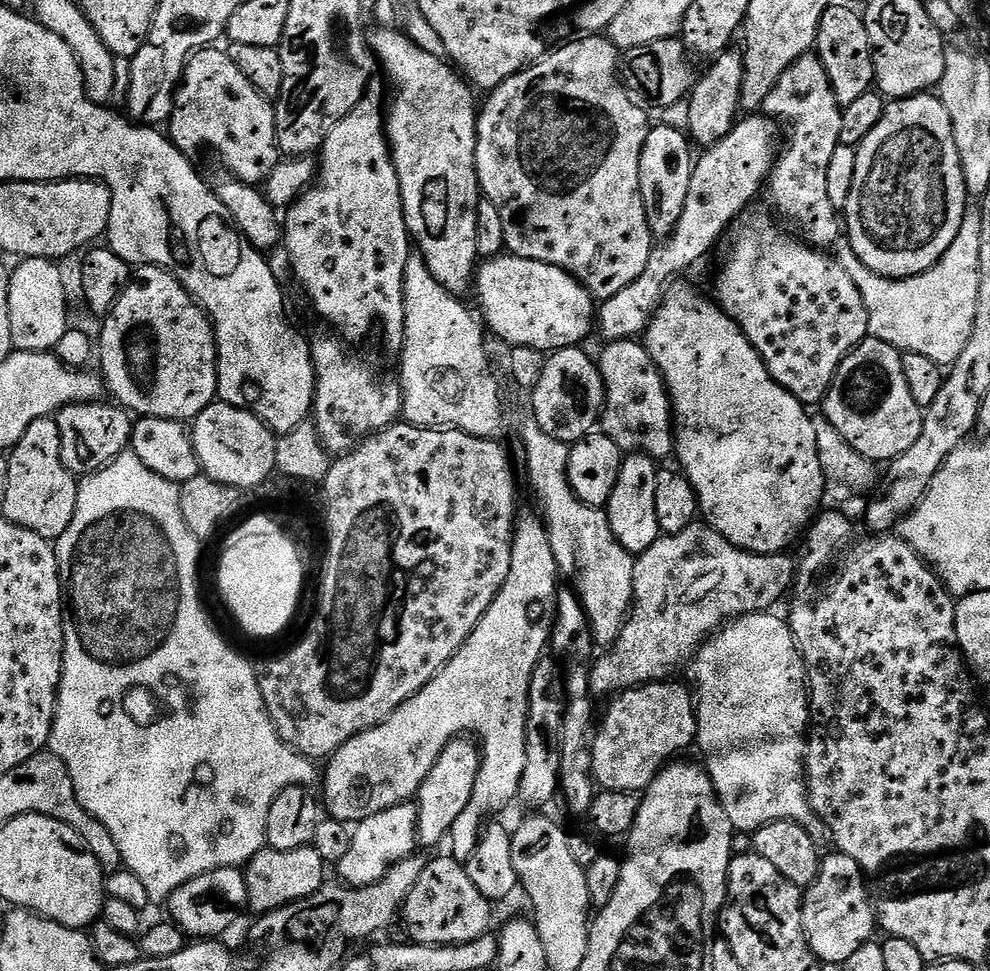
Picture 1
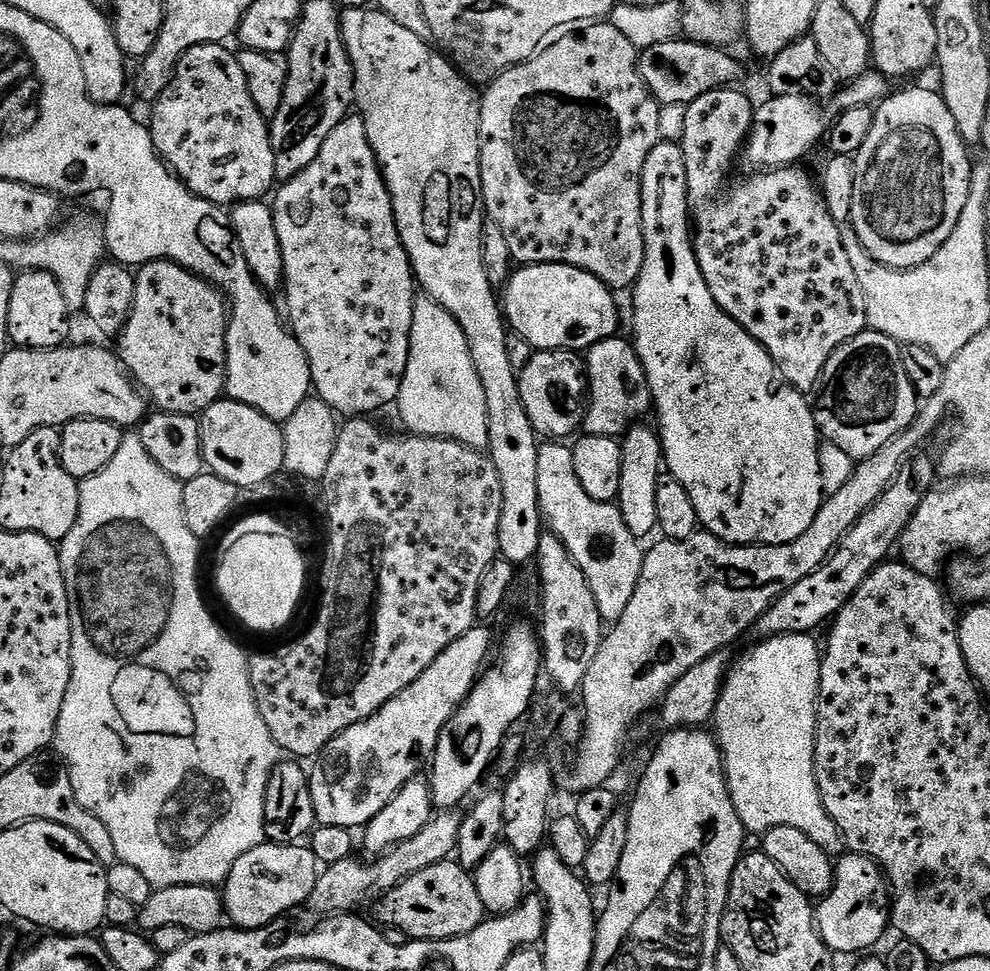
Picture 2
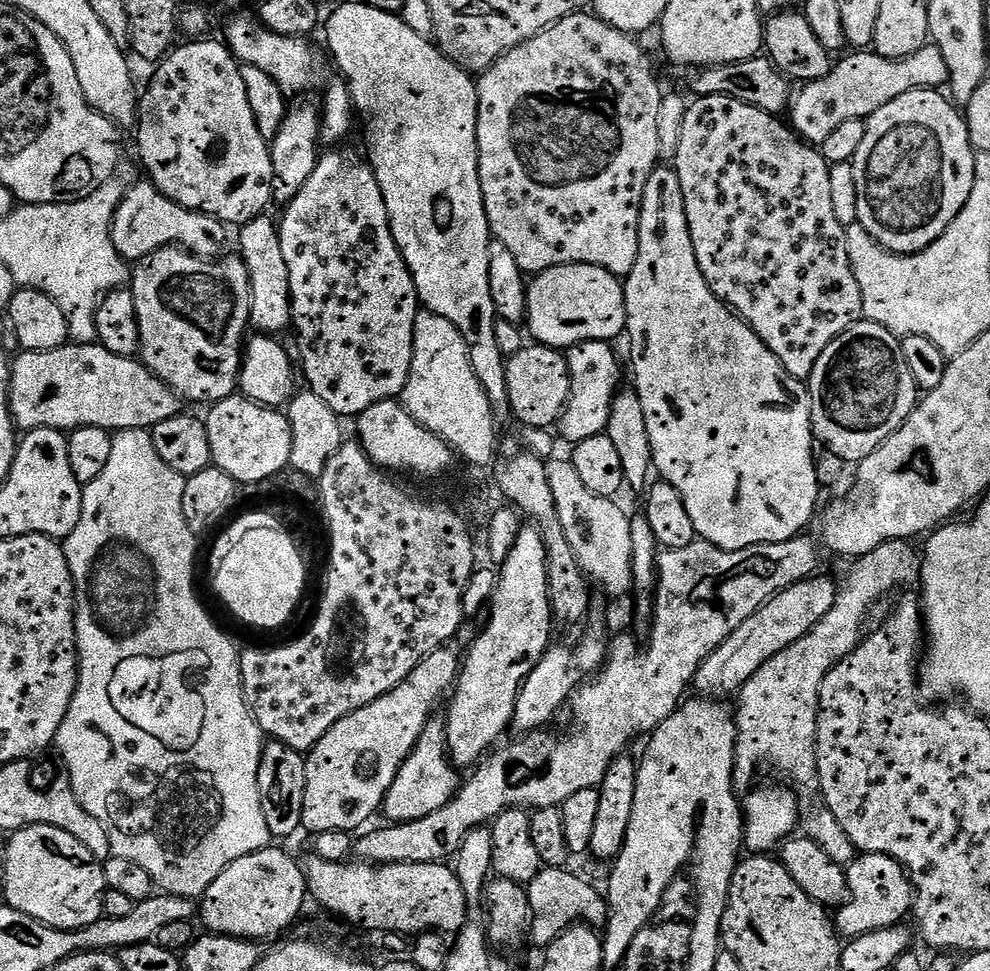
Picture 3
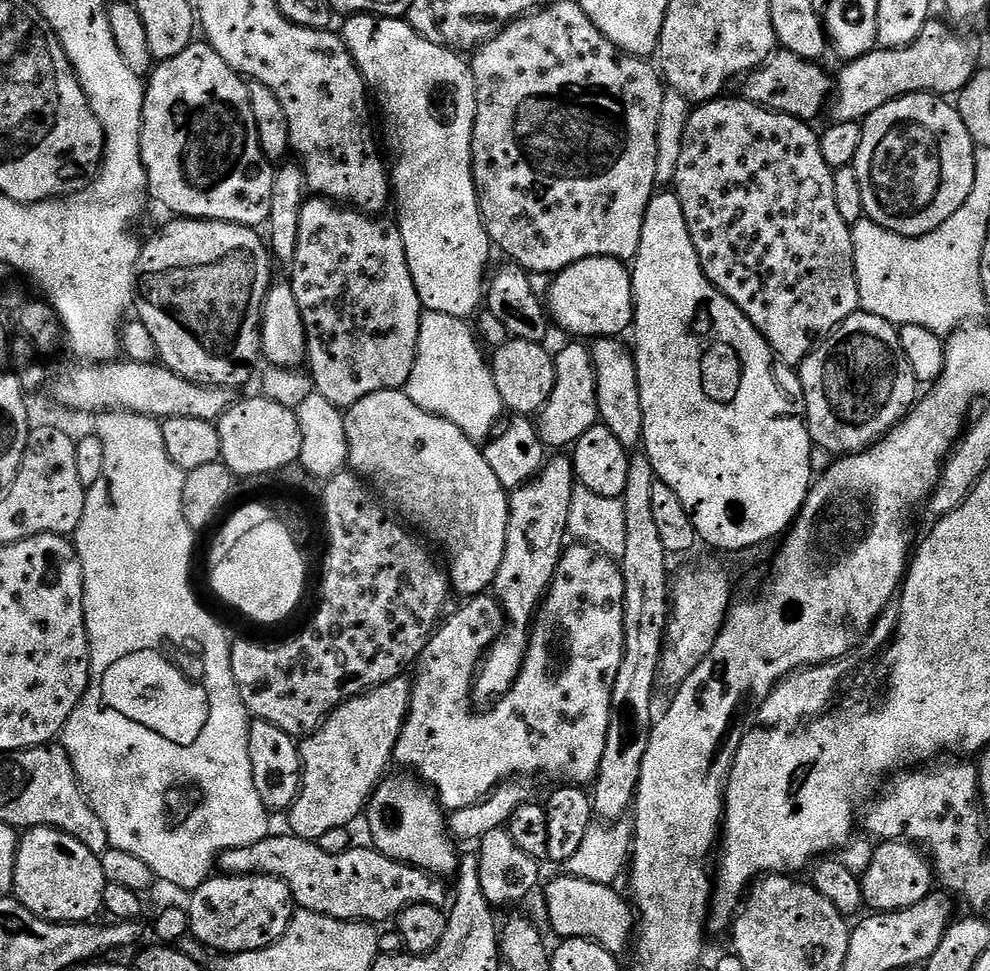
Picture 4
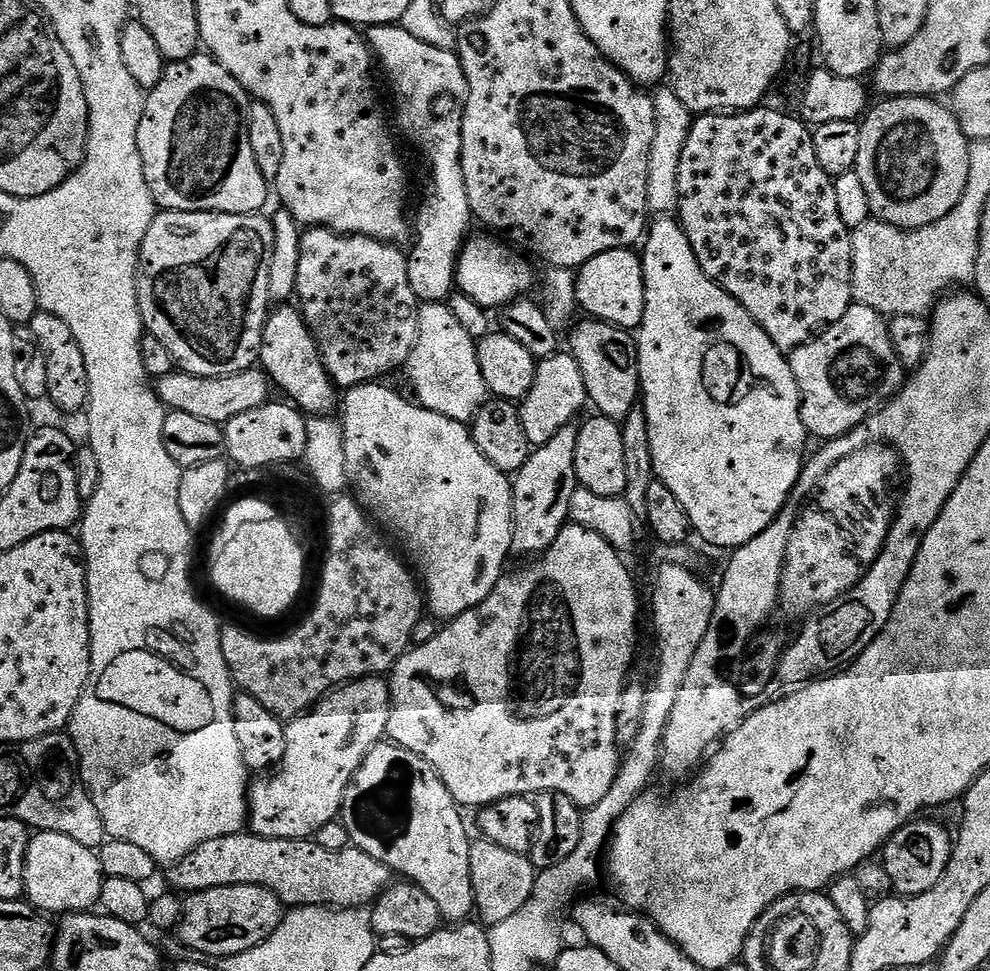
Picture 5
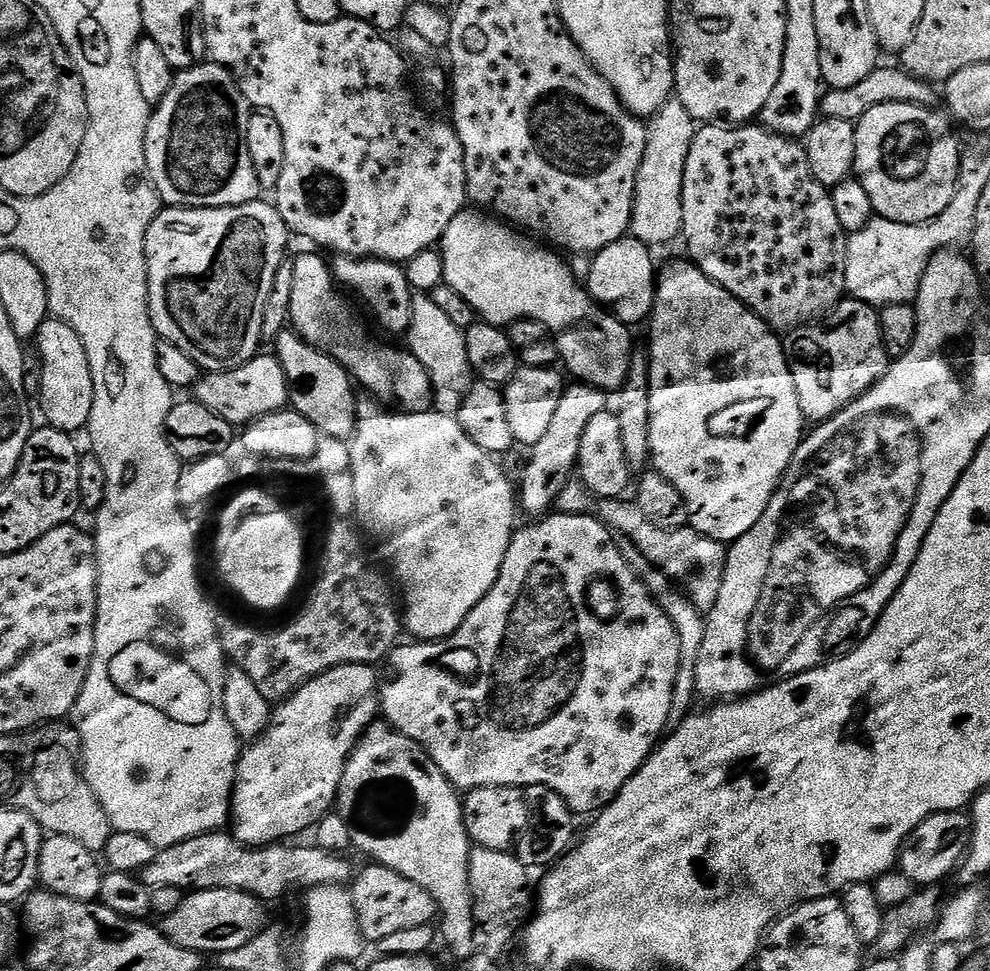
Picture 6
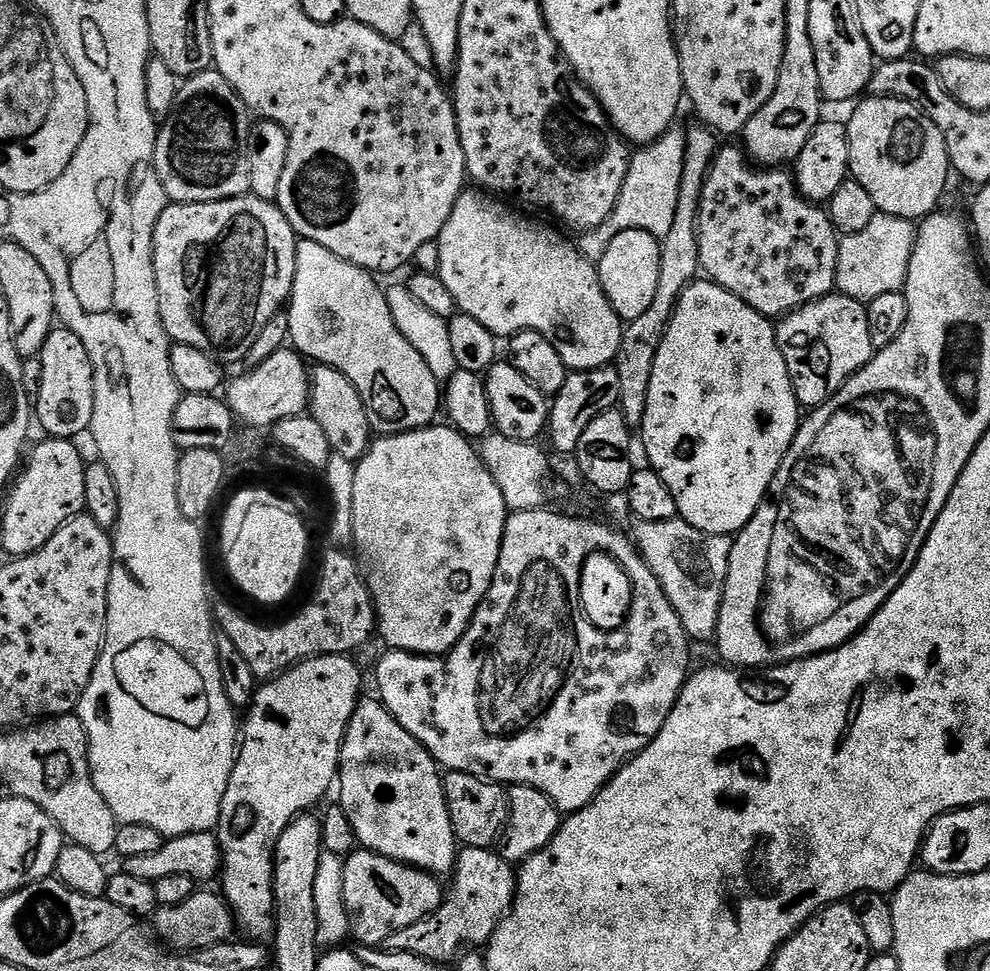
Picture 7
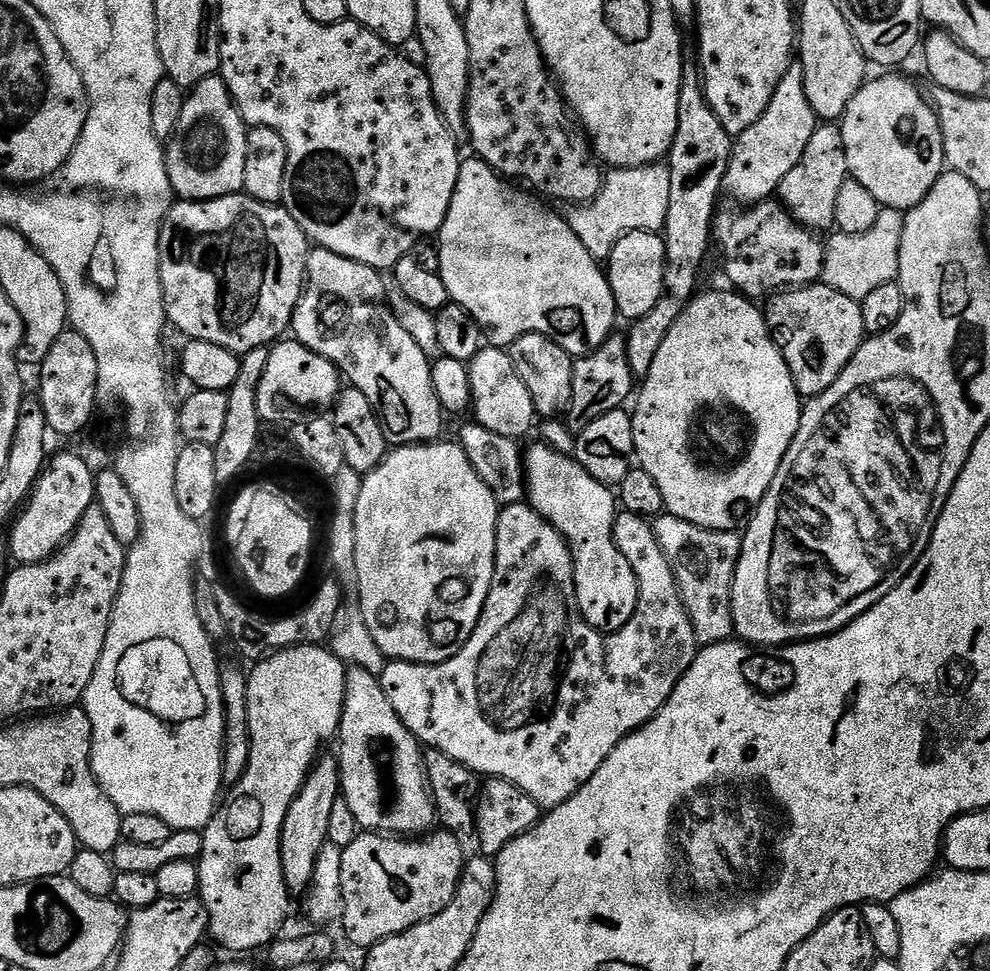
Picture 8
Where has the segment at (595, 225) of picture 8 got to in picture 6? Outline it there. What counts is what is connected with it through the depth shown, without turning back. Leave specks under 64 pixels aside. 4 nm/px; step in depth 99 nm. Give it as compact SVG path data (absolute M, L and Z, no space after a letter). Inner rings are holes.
M670 99L647 123L646 151L638 170L635 206L632 211L631 237L648 247L658 248L676 239L683 231L682 178L690 143L696 137L697 123L680 100Z

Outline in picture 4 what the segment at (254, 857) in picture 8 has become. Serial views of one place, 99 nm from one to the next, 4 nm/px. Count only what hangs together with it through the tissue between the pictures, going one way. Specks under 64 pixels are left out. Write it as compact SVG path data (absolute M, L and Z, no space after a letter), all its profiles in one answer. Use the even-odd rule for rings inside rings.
M407 675L394 678L382 686L371 688L361 696L355 696L352 700L337 706L320 727L299 745L302 779L300 792L287 813L288 820L292 823L291 835L319 842L322 834L326 834L326 830L348 828L351 820L359 812L361 815L365 811L372 791L381 780L385 779L389 771L388 763L390 765L393 763L396 743L404 720L408 717L408 703L411 697L412 680Z

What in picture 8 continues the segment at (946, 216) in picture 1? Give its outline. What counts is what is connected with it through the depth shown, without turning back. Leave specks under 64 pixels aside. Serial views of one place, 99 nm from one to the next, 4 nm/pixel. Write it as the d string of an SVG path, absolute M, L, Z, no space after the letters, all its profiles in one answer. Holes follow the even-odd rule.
M880 74L877 80L869 79L858 90L858 94L850 102L850 106L844 111L842 123L839 125L840 133L844 139L846 146L846 162L848 163L848 174L851 179L862 182L862 186L866 186L866 190L870 190L870 194L874 194L874 198L878 198L878 202L885 208L896 208L901 214L907 213L909 208L918 206L922 202L922 198L926 198L926 194L930 194L930 190L934 186L934 182L938 182L938 178L943 176L946 171L946 161L944 159L944 139L942 138L942 130L940 123L932 110L931 103L907 80L904 76L888 76L892 74Z

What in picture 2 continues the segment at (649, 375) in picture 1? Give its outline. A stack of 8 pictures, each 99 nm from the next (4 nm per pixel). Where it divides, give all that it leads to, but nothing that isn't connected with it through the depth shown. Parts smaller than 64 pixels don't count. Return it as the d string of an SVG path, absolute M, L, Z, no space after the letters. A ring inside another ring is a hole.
M614 335L587 349L588 403L584 409L583 431L589 436L623 437L629 427L653 411L650 386L635 347Z

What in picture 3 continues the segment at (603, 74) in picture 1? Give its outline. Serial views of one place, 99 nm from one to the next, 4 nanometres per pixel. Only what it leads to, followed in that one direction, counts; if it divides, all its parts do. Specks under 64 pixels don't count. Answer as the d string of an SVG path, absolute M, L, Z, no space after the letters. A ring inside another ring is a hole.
M588 10L573 12L545 32L514 46L505 56L500 56L479 77L478 94L478 174L482 182L482 202L486 206L488 231L502 242L525 274L539 274L547 268L563 264L589 264L605 268L610 274L627 278L634 270L638 258L638 226L644 187L652 171L661 163L659 154L659 115L665 93L656 81L652 60L647 51L629 33L612 28L605 20Z

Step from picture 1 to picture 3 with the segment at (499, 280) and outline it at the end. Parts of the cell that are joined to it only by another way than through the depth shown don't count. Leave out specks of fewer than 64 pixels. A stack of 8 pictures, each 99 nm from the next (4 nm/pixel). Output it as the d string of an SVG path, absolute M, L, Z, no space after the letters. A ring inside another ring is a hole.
M563 264L547 268L539 273L528 285L527 331L532 331L531 339L548 348L567 350L582 342L591 340L615 341L615 336L623 337L628 327L624 286L621 277L610 274L605 268L589 264Z

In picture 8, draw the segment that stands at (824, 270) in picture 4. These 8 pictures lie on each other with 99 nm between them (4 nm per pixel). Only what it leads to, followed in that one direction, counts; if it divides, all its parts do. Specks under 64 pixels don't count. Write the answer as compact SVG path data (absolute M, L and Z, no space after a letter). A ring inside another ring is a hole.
M764 200L740 211L744 212L717 211L712 235L715 251L720 251L724 263L724 276L741 296L764 302L794 288L807 288L823 277L825 241L794 221L783 204Z

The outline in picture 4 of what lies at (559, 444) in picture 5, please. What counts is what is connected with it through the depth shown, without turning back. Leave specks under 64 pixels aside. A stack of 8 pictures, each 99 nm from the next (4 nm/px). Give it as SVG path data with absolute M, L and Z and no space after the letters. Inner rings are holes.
M556 454L540 469L535 480L529 480L521 488L511 489L508 497L508 525L506 526L506 554L502 554L502 566L494 578L492 588L495 599L500 601L506 623L495 642L489 646L480 667L476 670L474 696L477 701L495 702L512 689L526 658L528 637L537 608L552 584L556 567L566 547L568 515L572 501L572 489L578 481L567 455Z

